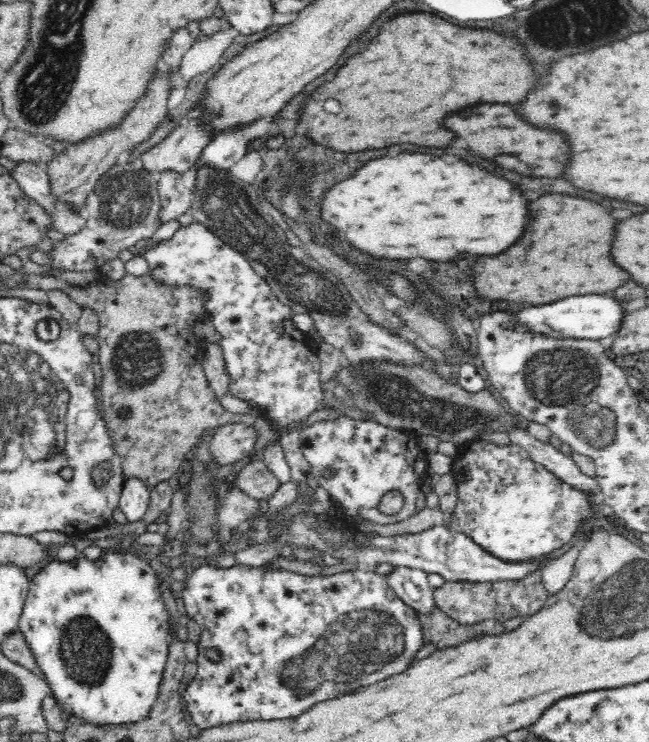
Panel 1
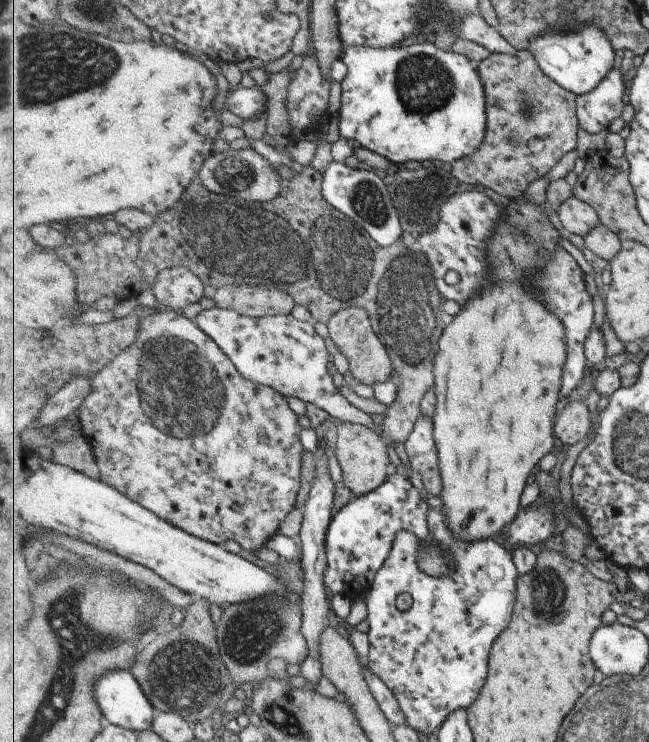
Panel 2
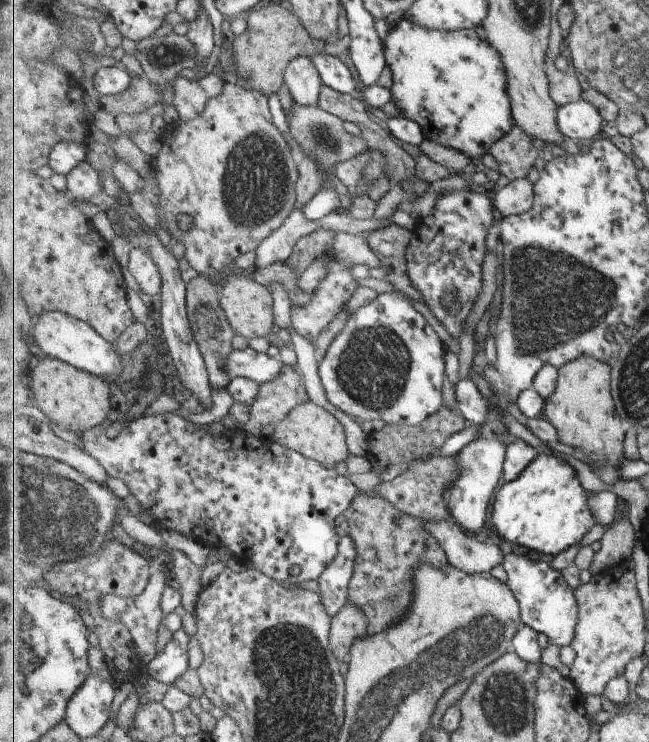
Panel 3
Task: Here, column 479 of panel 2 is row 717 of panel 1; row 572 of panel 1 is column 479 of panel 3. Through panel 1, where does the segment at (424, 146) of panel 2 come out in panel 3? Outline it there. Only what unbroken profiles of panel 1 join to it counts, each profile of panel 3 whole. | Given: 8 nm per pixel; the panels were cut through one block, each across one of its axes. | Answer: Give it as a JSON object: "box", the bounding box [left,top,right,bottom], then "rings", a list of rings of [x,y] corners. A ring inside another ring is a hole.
{"box":[384,15,515,158],"rings":[[[402,15],[402,19],[398,22],[397,26],[392,27],[391,34],[384,40],[385,55],[391,71],[393,72],[393,87],[392,94],[393,99],[397,102],[399,113],[415,120],[419,123],[423,132],[423,135],[428,140],[435,140],[443,146],[449,146],[449,148],[455,148],[465,152],[470,158],[477,158],[477,156],[483,156],[485,153],[490,153],[491,146],[495,142],[499,142],[505,134],[509,134],[515,126],[515,120],[513,120],[513,110],[511,110],[511,98],[507,94],[507,70],[505,70],[505,64],[501,60],[501,54],[485,40],[479,38],[479,34],[473,29],[465,29],[459,31],[445,31],[445,30],[429,30],[429,28],[423,28],[423,26],[417,26],[413,24],[409,18],[405,18]]]}

